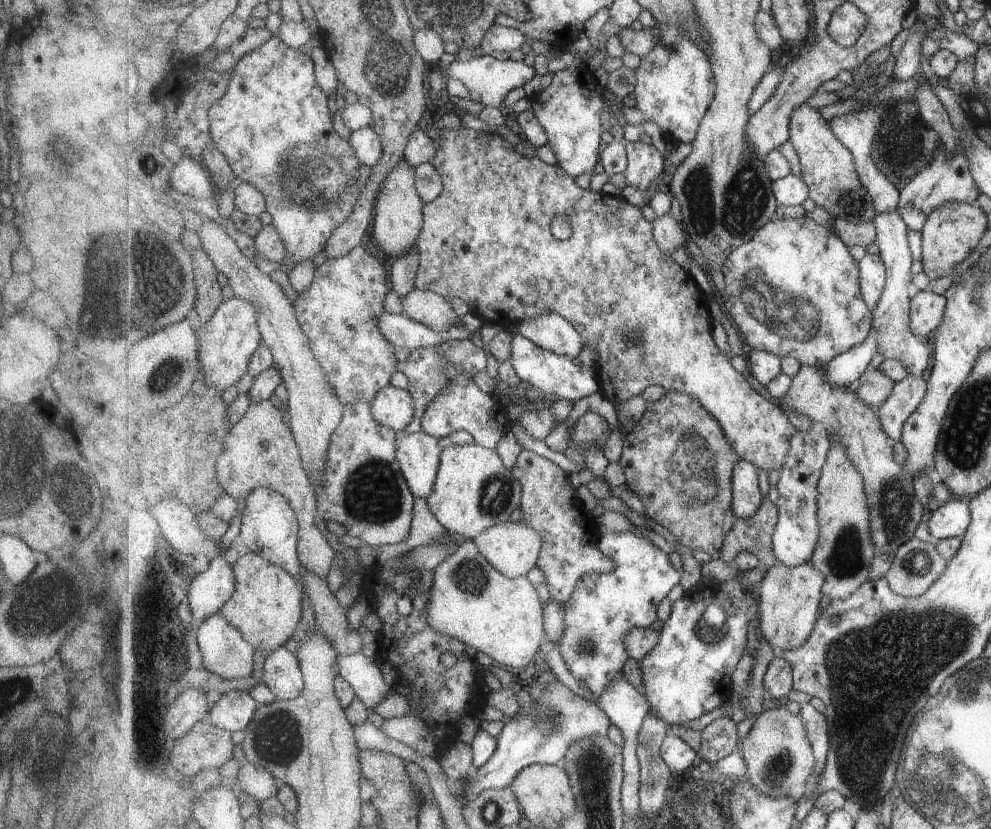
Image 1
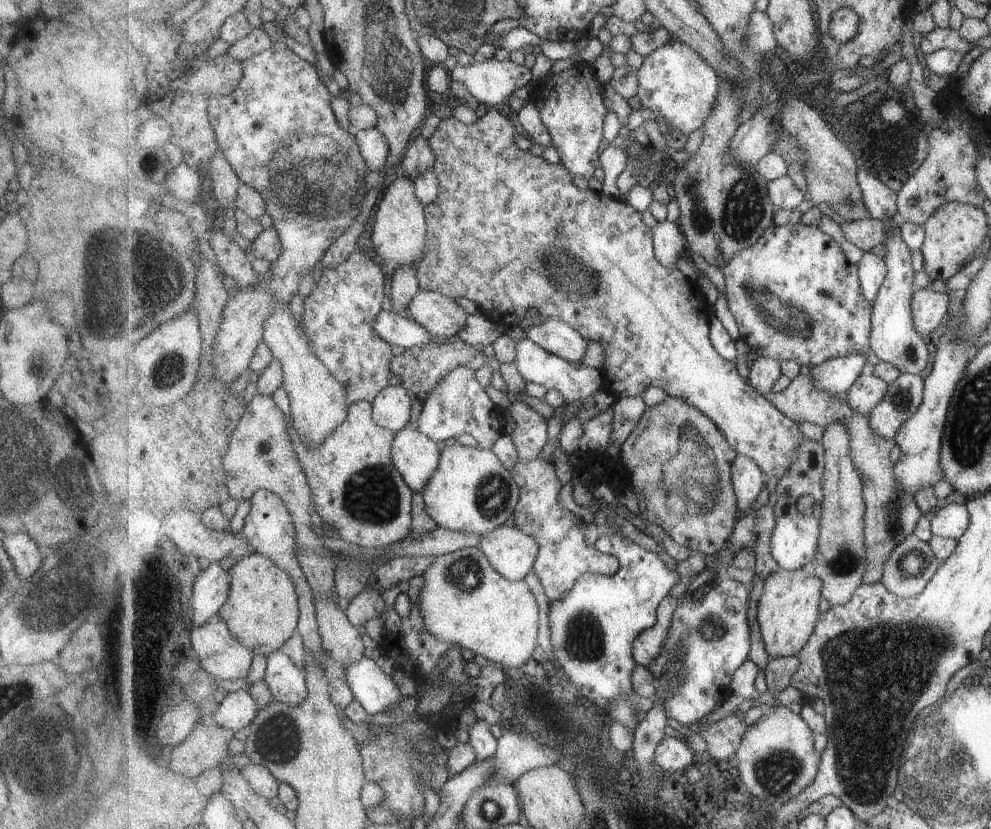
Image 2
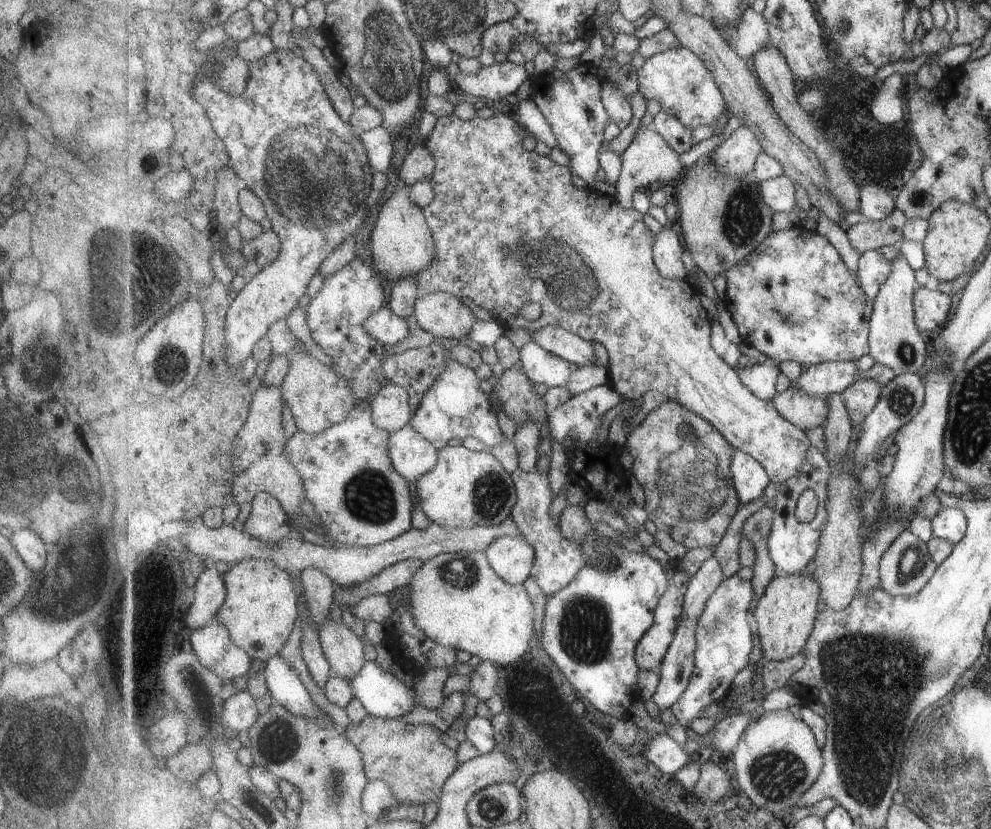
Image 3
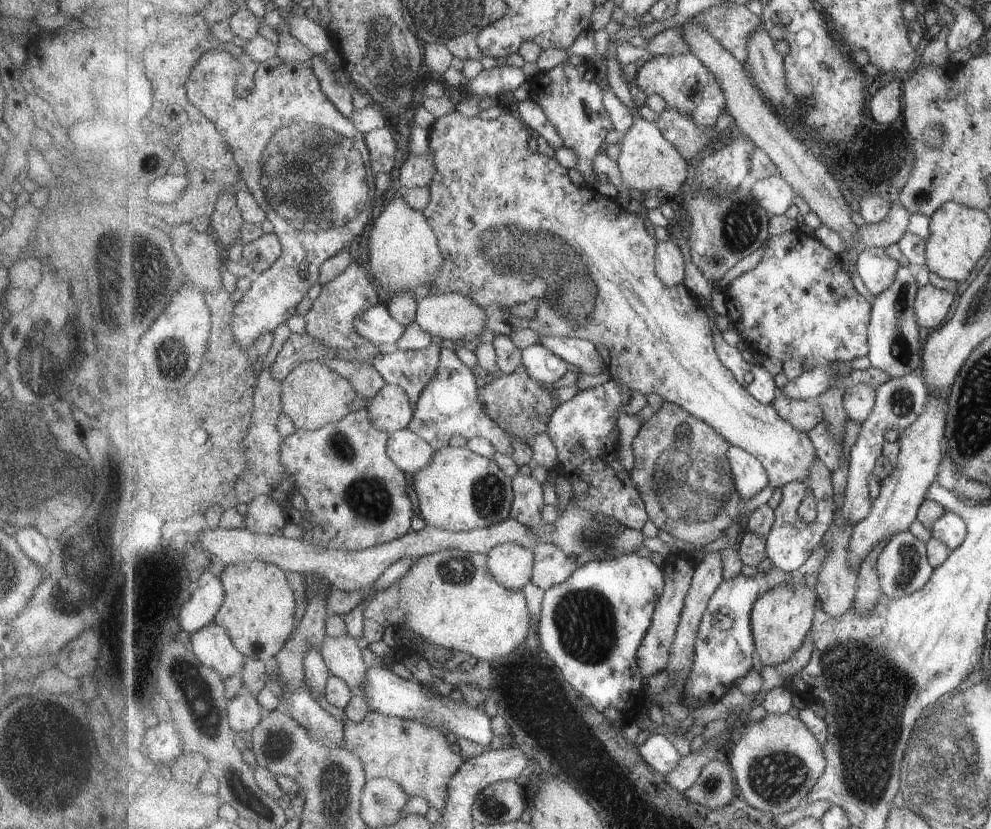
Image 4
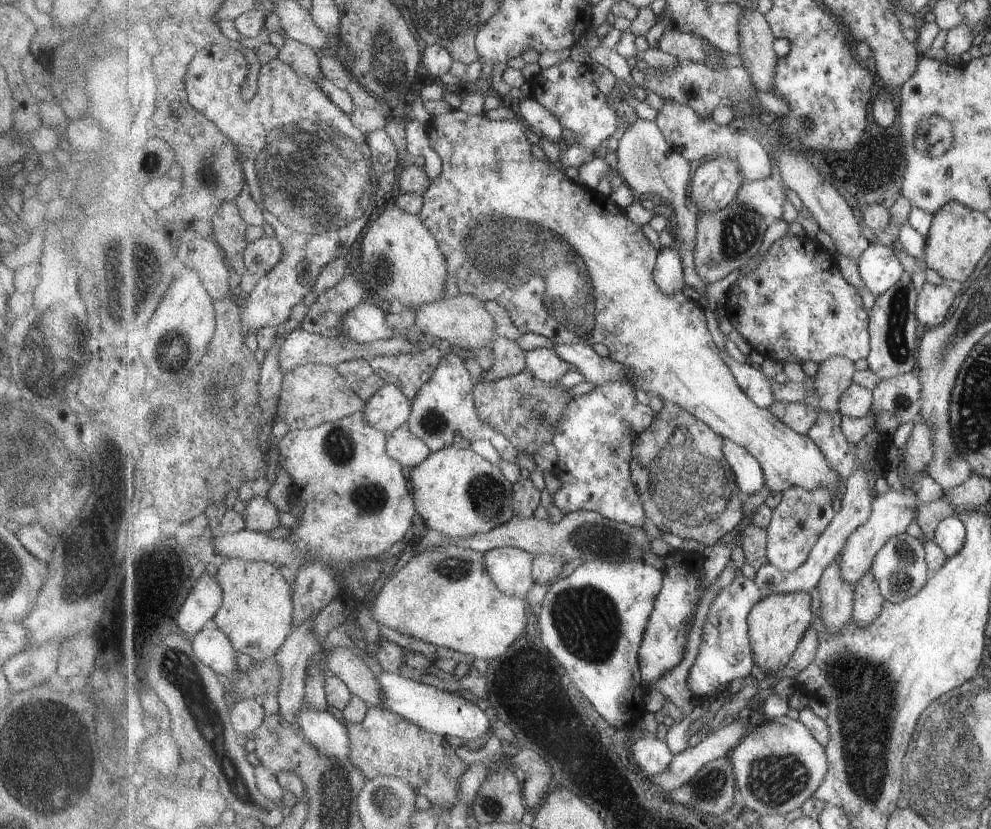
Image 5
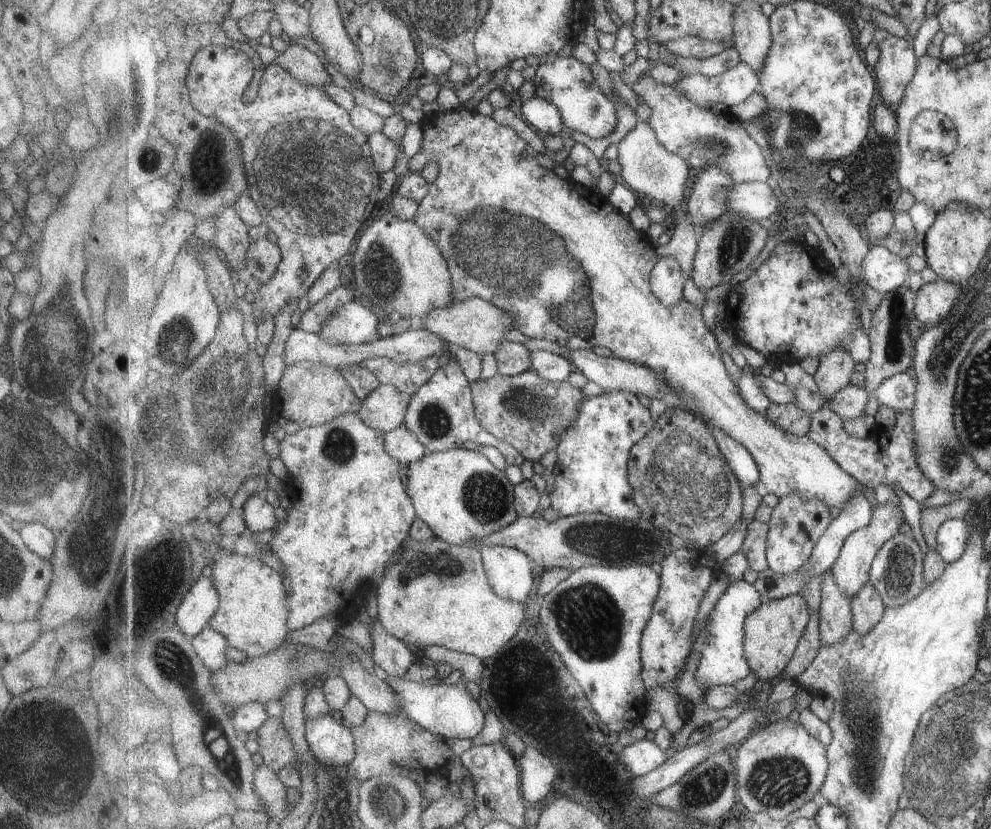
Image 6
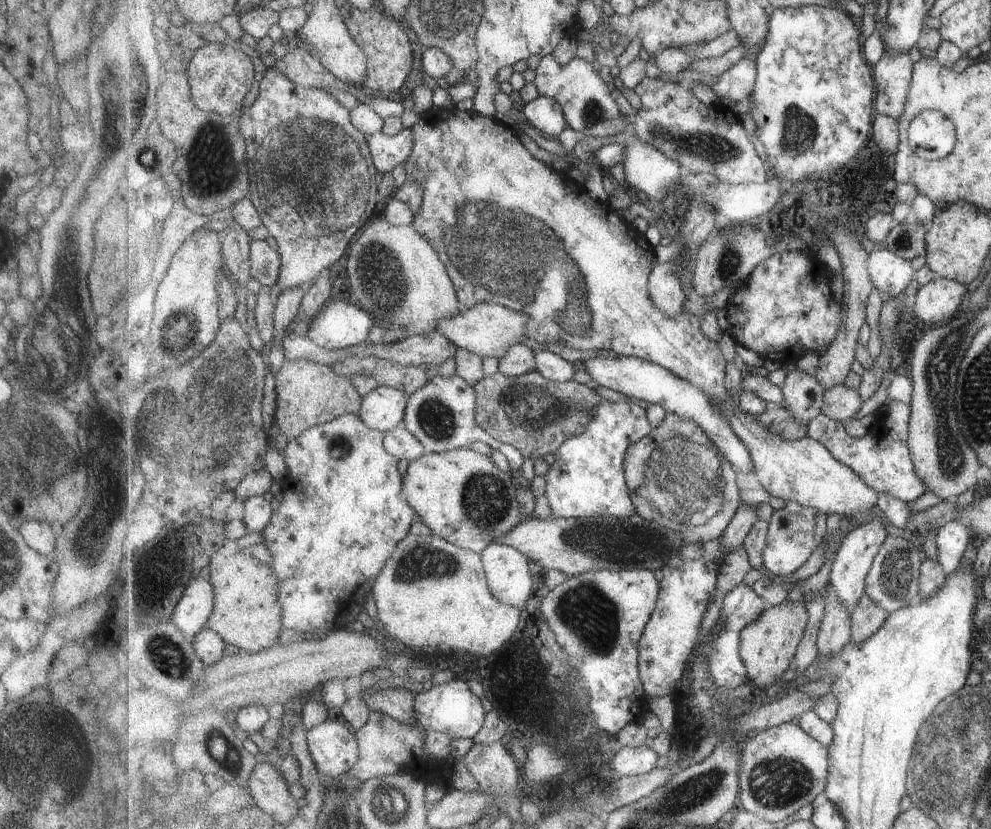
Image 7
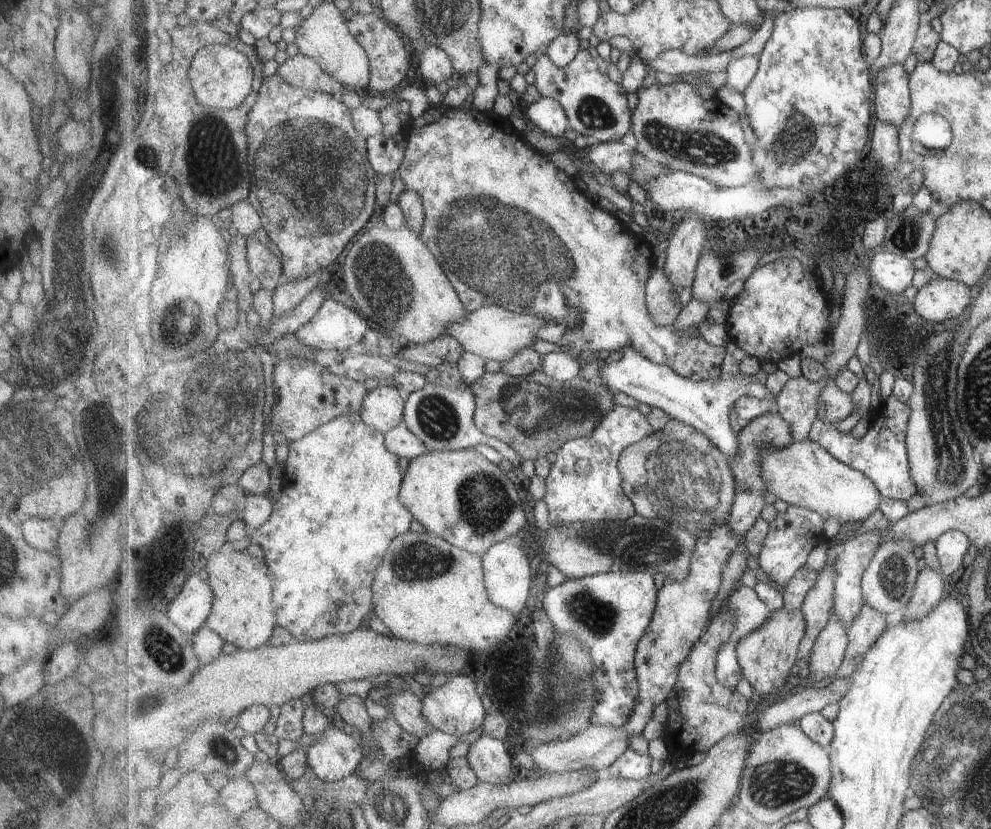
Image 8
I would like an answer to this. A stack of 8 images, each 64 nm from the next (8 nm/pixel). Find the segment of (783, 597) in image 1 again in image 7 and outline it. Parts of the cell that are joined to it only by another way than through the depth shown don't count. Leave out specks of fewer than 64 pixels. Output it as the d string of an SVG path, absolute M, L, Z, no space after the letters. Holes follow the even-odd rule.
M786 599L778 606L769 607L753 620L742 631L741 658L747 666L748 678L752 681L754 689L763 689L765 686L782 684L788 680L791 662L796 658L809 623L809 610L806 602L791 602Z

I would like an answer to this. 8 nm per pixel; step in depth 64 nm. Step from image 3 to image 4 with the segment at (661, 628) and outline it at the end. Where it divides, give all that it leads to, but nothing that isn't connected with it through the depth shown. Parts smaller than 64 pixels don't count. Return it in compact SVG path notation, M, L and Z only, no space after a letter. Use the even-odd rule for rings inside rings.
M680 552L670 553L660 565L663 574L665 574L665 590L663 590L663 594L659 598L657 606L655 606L655 612L653 612L653 618L651 618L651 626L649 626L650 629L647 630L647 634L645 634L637 653L640 669L645 677L663 672L669 664L671 649L676 642L680 620L684 614L688 594L692 590L693 577L695 577L697 566L699 566L700 562L697 562L692 553Z

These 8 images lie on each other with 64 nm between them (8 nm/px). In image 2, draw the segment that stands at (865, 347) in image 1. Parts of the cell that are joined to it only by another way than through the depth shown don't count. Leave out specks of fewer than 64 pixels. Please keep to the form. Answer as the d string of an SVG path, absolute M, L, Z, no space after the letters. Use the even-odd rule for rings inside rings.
M851 355L825 361L823 364L814 366L812 381L815 388L843 397L851 390L855 381L868 371L865 366L867 355Z

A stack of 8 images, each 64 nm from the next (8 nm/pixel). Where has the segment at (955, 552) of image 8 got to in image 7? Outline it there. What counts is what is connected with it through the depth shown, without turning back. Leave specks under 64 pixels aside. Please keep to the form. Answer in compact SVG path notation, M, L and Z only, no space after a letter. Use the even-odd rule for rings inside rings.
M961 520L947 522L938 532L938 560L945 568L946 574L953 574L963 560L963 554L967 552L971 544L973 533Z

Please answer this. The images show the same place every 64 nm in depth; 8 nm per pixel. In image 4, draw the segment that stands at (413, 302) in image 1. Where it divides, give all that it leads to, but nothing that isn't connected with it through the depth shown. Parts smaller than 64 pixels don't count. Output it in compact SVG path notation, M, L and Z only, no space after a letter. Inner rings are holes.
M433 292L419 299L416 323L431 336L439 336L442 340L449 339L458 346L472 347L474 344L481 342L479 338L486 330L487 314L478 302L464 294Z

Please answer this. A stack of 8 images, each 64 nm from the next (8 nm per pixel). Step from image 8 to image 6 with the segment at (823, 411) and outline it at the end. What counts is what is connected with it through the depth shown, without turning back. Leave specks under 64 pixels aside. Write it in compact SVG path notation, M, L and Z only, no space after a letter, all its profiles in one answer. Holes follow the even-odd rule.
M852 383L839 394L835 394L835 398L828 402L827 405L839 414L842 420L855 419L863 416L871 392L867 392L865 388L853 385Z

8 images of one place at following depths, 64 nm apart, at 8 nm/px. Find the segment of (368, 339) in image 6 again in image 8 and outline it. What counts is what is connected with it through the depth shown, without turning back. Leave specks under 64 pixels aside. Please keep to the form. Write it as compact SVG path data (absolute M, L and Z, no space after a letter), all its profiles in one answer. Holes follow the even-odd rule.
M327 300L317 316L297 333L303 344L317 350L337 350L346 353L347 348L359 344L369 330L369 320L361 318L356 310L335 300Z

